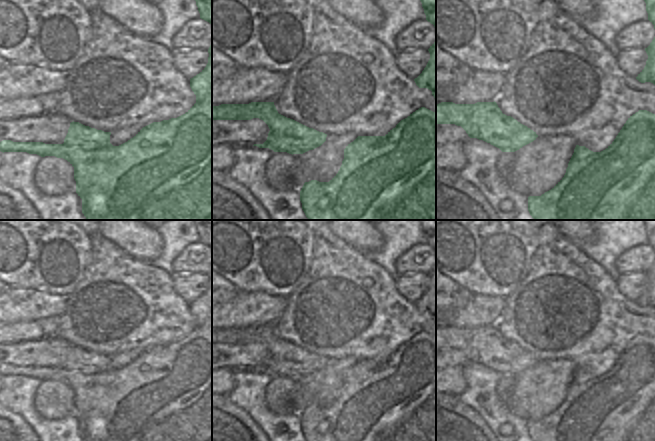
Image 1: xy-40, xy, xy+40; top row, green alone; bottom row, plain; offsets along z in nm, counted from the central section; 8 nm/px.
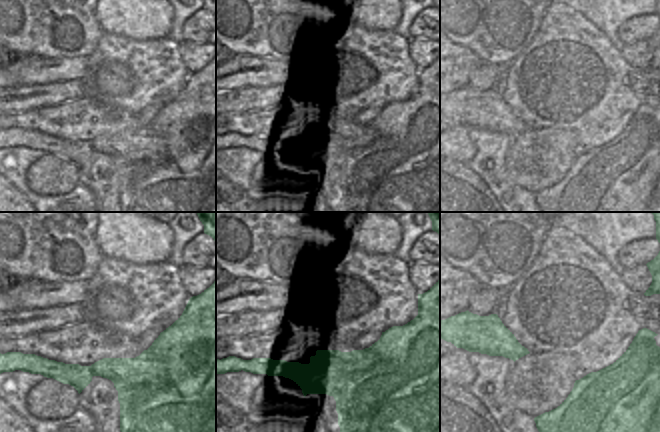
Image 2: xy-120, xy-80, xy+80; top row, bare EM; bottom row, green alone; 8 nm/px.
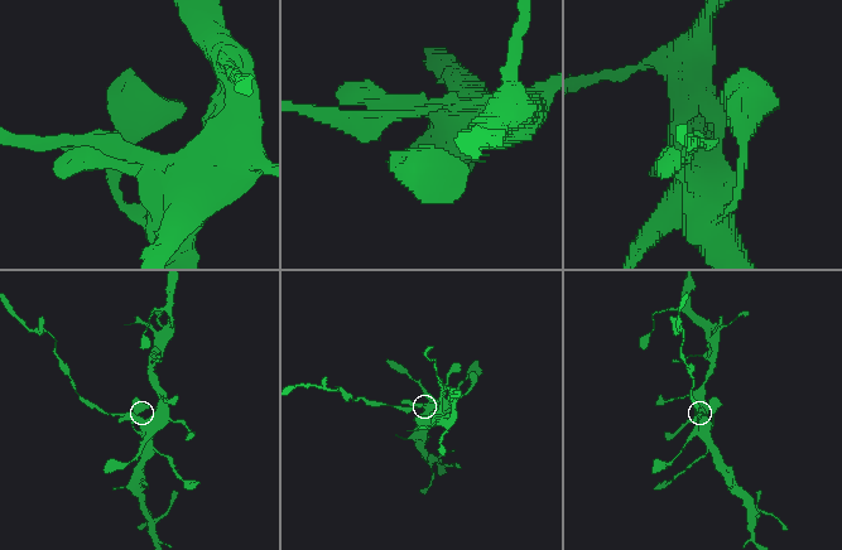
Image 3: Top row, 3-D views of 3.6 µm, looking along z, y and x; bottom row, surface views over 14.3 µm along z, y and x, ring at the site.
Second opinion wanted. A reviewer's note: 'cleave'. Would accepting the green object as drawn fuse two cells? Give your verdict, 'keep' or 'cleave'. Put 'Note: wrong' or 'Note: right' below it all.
cleave
Note: right

